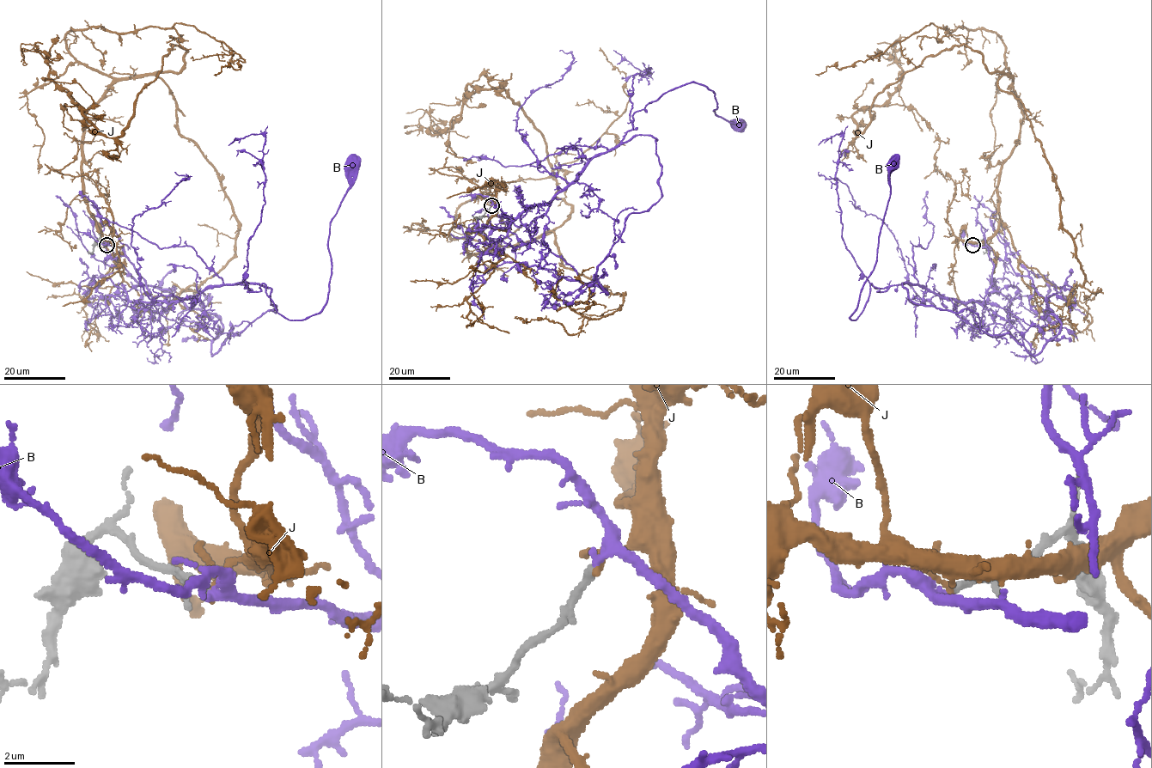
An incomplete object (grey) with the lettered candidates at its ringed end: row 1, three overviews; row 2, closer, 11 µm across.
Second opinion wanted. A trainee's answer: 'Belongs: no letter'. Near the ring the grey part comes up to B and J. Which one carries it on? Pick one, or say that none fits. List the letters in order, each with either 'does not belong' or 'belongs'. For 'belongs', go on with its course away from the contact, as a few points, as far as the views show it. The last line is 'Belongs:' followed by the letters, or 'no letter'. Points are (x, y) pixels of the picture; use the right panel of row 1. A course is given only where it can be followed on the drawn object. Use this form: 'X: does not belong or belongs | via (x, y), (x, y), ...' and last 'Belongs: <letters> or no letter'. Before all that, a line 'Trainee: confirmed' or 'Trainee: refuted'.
Trainee: refuted
B: belongs | via (972, 244), (993, 264), (981, 303), (871, 283), (852, 320), (874, 265), (889, 165)
J: does not belong
Belongs: B

